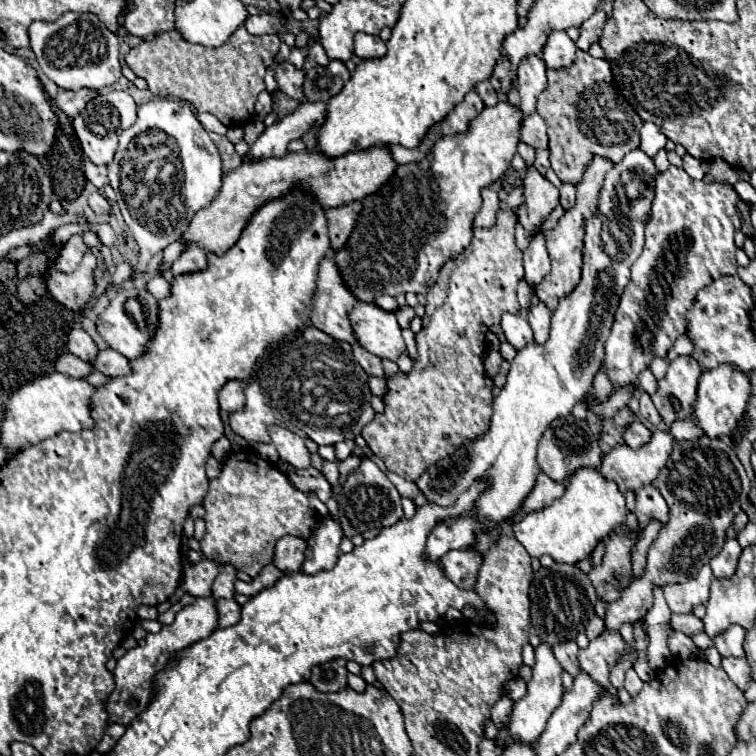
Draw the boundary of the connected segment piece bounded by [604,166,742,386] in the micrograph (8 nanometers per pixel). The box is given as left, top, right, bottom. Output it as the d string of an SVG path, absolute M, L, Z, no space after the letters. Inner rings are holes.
M676 166L656 176L656 198L652 218L646 224L644 252L630 268L632 280L620 296L614 326L606 342L604 366L616 386L636 382L638 374L650 366L654 356L666 356L674 340L686 332L684 314L692 308L700 288L714 276L736 272L732 230L742 224L742 216L736 208L738 200L740 196L732 186L694 180ZM662 214L672 214L674 218L670 220Z

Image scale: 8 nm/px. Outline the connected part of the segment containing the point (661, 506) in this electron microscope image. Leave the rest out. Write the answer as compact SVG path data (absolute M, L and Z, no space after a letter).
M642 486L638 492L636 492L636 516L638 516L638 522L640 522L640 528L654 516L658 518L660 522L666 522L668 520L668 506L662 498L662 494L652 486Z

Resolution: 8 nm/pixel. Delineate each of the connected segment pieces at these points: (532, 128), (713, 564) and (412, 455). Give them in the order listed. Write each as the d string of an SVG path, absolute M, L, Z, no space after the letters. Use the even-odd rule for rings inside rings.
M534 112L522 120L520 128L522 136L520 140L526 142L532 148L548 148L548 134L546 134L546 124L544 120Z
M726 540L724 548L720 550L720 554L710 560L710 568L714 572L714 578L732 576L736 572L740 552L742 552L742 548L740 548L740 544L736 540Z
M502 208L502 210L498 212L498 222L496 222L492 228L476 228L476 226L474 226L474 228L472 228L472 242L470 242L470 246L464 248L464 252L460 252L458 256L450 258L450 260L440 268L438 280L436 280L436 282L430 286L430 290L426 292L426 300L428 300L428 302L426 302L426 314L424 314L424 318L422 318L422 330L414 336L414 338L416 338L416 350L418 350L418 358L414 360L414 368L412 368L408 374L396 372L396 374L392 374L392 376L386 376L386 394L382 396L384 412L376 414L374 420L364 426L362 436L364 436L366 444L368 444L368 448L386 464L386 468L388 468L390 472L402 476L404 480L410 480L410 482L418 480L420 474L422 474L430 464L434 464L434 462L438 462L440 458L452 454L452 452L454 452L456 448L460 448L466 440L476 438L476 436L480 436L480 434L486 432L488 420L490 420L490 416L492 416L492 408L490 408L490 404L492 404L492 392L490 392L490 388L486 388L486 384L484 384L482 354L484 354L484 350L486 350L486 336L482 334L482 324L490 328L490 326L494 326L494 324L500 322L500 314L502 314L502 312L506 312L506 310L508 310L508 312L516 312L516 314L520 312L520 304L518 304L518 300L516 300L516 284L518 284L518 280L522 278L524 268L522 268L522 250L520 250L520 248L516 246L516 242L514 242L514 224L516 224L516 220L518 220L518 216L516 216L512 210Z

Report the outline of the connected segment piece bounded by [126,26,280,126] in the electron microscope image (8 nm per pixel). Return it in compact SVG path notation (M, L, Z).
M240 26L222 46L214 50L184 40L174 28L156 36L152 42L140 42L126 54L126 64L136 76L148 82L152 94L186 100L198 112L214 114L226 126L242 126L254 120L254 104L258 94L266 88L264 74L274 62L278 48L278 34L252 36L244 26Z

